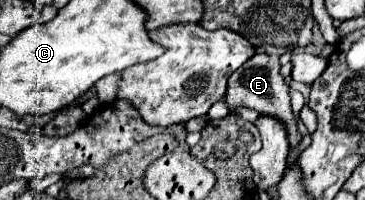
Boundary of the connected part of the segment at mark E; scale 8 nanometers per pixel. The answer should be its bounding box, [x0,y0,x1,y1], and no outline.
[225,55,301,147]

